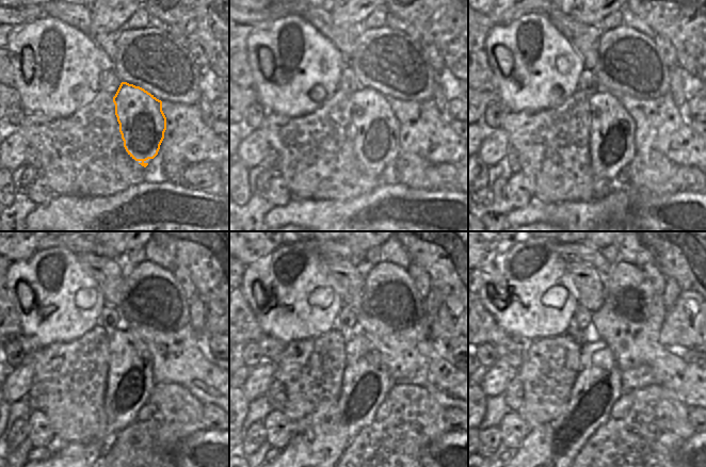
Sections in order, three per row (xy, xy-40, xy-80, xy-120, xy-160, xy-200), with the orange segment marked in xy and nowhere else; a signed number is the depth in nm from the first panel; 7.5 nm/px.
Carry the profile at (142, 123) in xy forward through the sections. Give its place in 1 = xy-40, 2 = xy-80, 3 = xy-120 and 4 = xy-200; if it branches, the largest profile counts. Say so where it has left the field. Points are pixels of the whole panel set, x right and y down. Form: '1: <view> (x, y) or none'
1: xy-40 (371, 166)
2: xy-80 (608, 168)
3: xy-120 (130, 381)
4: xy-200 (550, 448)

